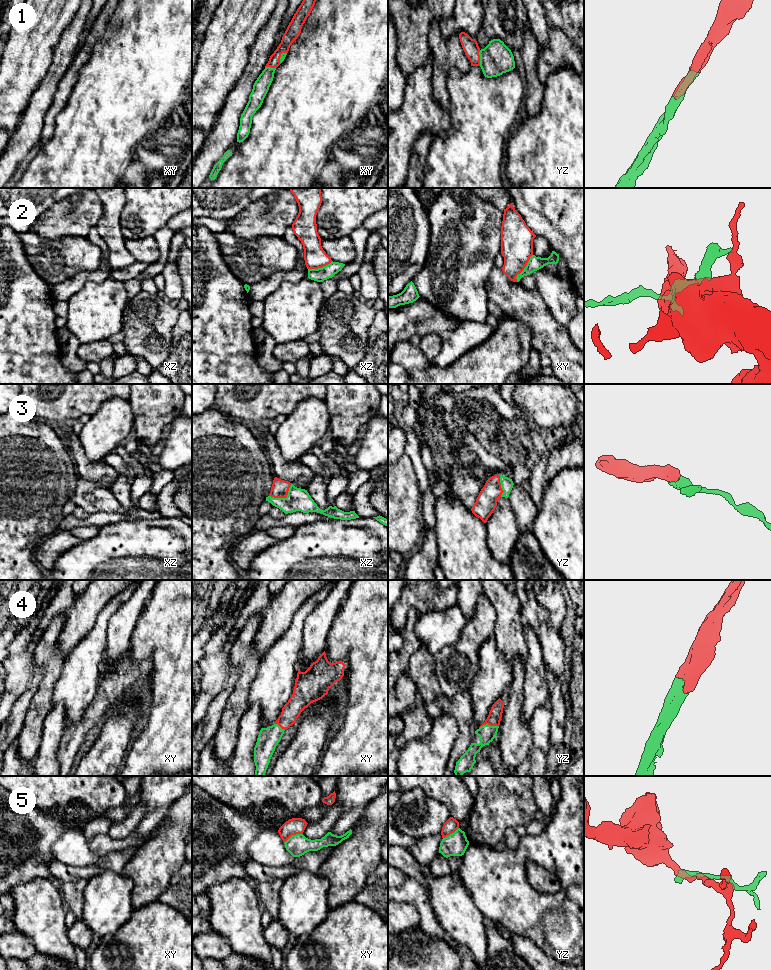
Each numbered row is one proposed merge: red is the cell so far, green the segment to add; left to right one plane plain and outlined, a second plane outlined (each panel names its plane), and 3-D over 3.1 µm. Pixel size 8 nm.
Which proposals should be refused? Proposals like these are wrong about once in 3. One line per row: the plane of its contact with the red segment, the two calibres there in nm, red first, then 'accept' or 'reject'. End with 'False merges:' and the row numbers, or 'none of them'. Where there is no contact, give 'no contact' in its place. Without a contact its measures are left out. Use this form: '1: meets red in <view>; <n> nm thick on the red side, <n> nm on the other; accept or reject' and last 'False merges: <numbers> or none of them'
1: meets red in yz; 130 nm thick on the red side, 260 nm on the other; accept
2: meets red in xy; 260 nm thick on the red side, 110 nm on the other; reject
3: meets red in xz; 140 nm thick on the red side, 180 nm on the other; accept
4: meets red in yz; 110 nm thick on the red side, 140 nm on the other; accept
5: meets red in xy; 130 nm thick on the red side, 180 nm on the other; reject
False merges: 2, 5

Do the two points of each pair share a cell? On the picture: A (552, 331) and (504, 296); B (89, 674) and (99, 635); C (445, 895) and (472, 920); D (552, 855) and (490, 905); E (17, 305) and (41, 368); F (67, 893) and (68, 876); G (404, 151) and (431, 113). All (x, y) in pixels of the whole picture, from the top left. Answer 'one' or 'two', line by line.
A: one
B: one
C: one
D: one
E: one
F: two
G: one

